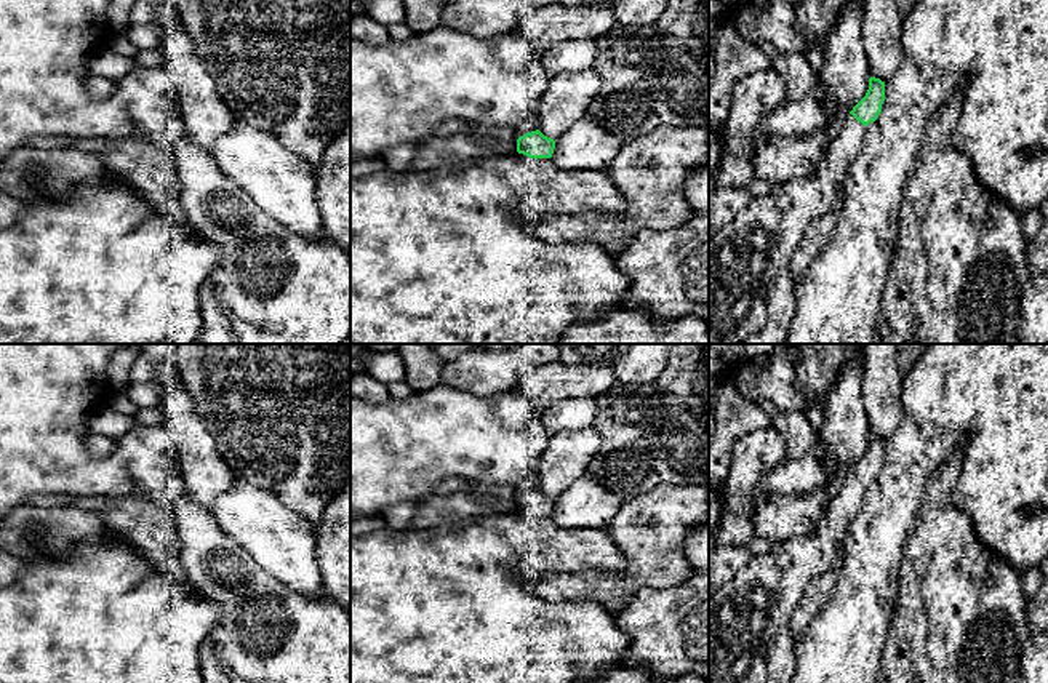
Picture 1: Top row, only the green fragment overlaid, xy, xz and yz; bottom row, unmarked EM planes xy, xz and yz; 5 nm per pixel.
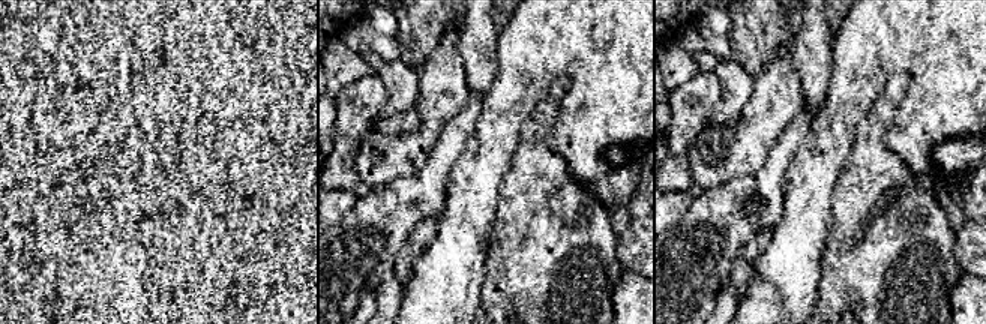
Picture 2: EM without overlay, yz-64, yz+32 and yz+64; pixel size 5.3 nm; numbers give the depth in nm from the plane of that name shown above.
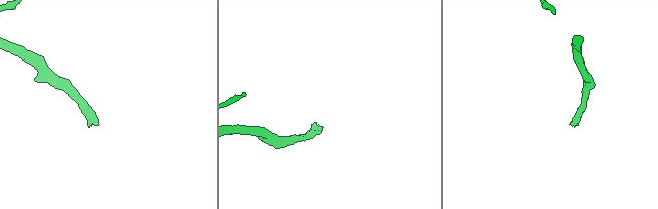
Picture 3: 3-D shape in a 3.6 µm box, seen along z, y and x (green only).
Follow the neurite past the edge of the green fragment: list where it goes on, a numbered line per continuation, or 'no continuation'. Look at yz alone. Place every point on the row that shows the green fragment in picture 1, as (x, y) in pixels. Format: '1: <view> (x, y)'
1: yz (744, 256)

